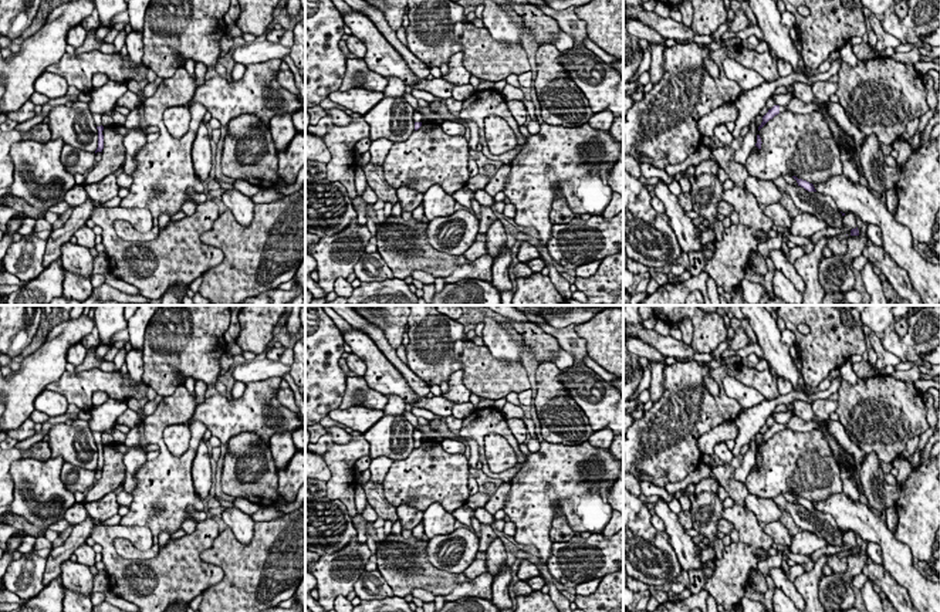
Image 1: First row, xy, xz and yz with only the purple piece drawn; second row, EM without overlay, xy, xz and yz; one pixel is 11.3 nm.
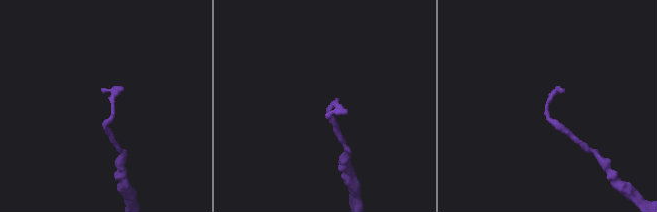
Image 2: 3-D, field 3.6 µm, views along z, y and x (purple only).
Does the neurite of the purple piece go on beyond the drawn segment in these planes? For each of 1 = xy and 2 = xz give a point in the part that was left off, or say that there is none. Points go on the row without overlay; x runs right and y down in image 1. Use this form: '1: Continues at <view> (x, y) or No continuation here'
1: No continuation here
2: No continuation here

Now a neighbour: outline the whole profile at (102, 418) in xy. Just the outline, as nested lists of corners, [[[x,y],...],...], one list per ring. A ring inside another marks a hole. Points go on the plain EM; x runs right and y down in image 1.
[[[108,399],[101,406],[94,406],[91,419],[88,420],[89,429],[94,432],[108,432],[115,427],[116,419],[128,409],[126,400]]]

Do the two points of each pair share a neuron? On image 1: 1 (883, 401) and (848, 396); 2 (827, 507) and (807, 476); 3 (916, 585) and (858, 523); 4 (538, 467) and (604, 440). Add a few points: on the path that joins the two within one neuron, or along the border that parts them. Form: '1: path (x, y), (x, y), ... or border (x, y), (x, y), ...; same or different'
1: path (875, 401), (856, 401); same
2: border (841, 492), (812, 501); different
3: path (902, 568), (892, 550), (875, 533); same
4: border (587, 442), (608, 449); different

